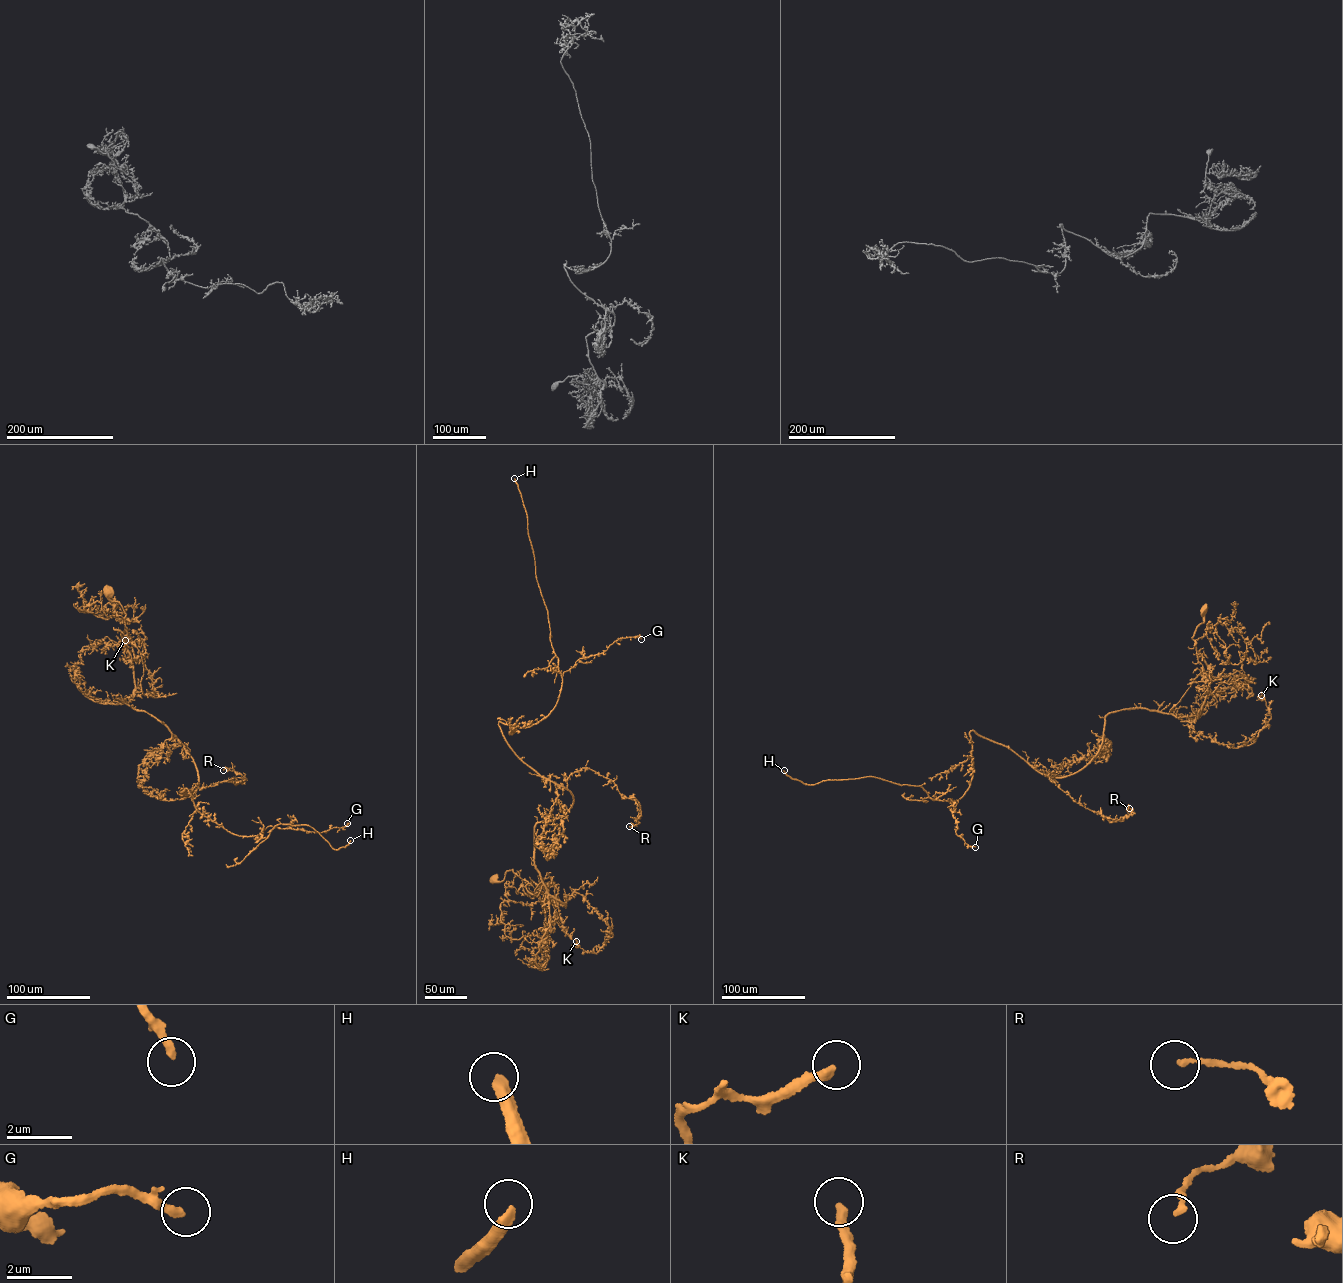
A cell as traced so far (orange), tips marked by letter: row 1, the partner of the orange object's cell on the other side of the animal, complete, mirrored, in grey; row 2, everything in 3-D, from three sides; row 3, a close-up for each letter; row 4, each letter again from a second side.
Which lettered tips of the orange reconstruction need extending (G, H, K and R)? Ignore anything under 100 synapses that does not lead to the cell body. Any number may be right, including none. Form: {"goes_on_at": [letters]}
{"goes_on_at": ["H"]}

